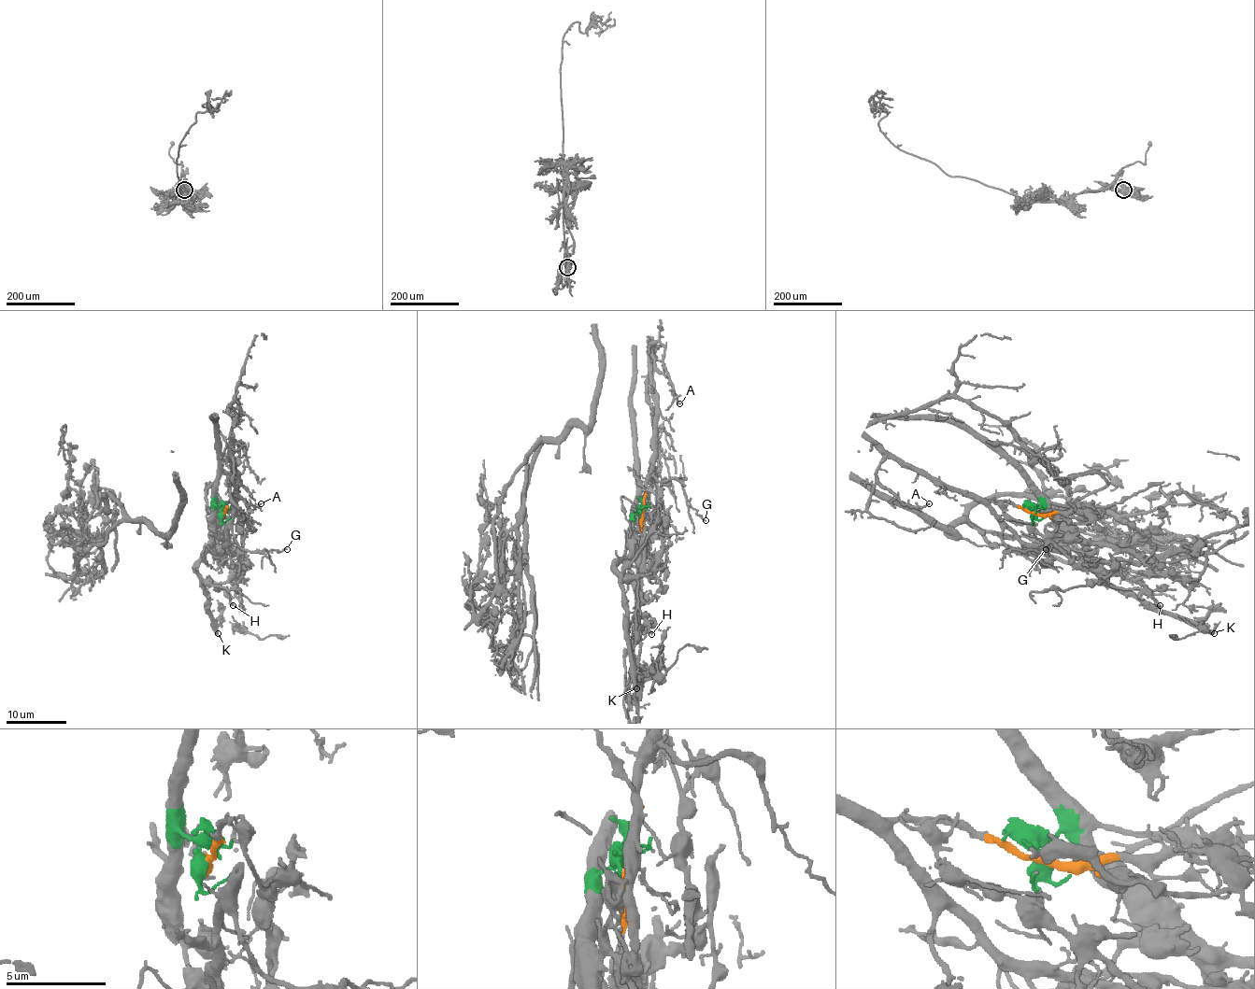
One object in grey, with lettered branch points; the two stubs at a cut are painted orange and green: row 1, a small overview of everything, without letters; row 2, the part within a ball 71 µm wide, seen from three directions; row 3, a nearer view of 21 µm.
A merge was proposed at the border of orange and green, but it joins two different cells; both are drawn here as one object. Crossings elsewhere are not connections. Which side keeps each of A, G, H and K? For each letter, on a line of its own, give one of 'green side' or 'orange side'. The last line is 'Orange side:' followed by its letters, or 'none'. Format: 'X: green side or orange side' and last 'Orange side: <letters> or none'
A: orange side
G: orange side
H: green side
K: green side
Orange side: A, G

